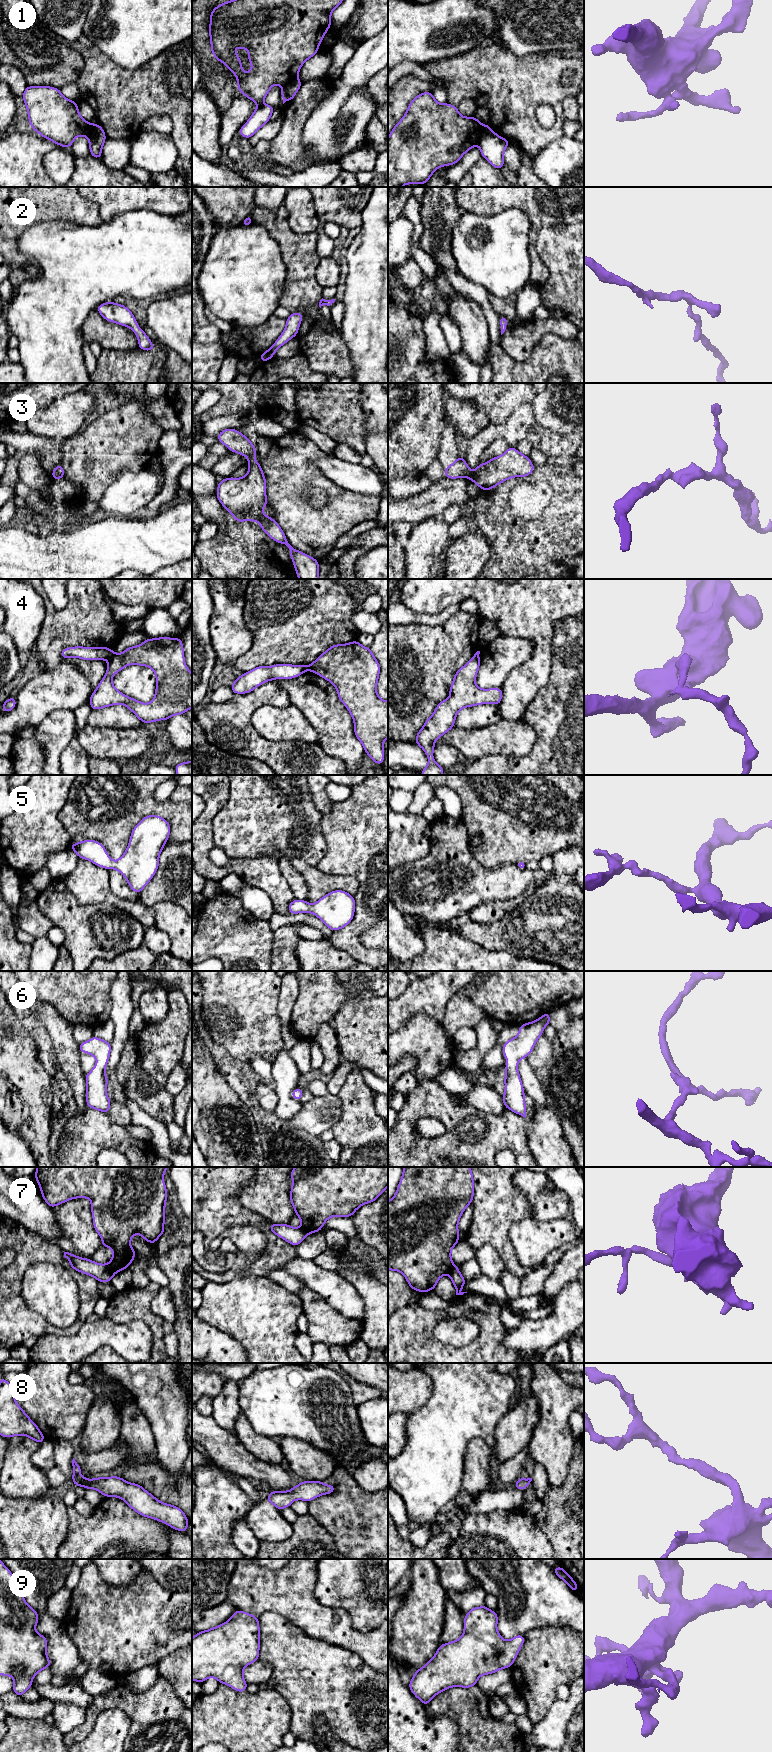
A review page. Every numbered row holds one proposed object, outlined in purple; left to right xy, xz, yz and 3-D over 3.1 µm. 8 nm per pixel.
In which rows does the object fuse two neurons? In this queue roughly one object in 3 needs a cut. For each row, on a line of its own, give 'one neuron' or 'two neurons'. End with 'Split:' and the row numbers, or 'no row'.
1: two neurons
2: one neuron
3: one neuron
4: two neurons
5: one neuron
6: one neuron
7: two neurons
8: one neuron
9: one neuron
Split: 1, 4, 7

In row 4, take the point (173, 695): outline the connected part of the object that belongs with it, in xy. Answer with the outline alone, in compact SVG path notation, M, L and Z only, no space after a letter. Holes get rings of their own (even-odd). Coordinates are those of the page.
M180 638L146 639L121 654L113 653L107 672L89 698L92 710L116 704L125 705L143 724L168 720L185 714L192 708L192 673L185 664ZM127 665L141 665L153 669L156 691L150 703L142 703L119 692L113 685L113 675Z

